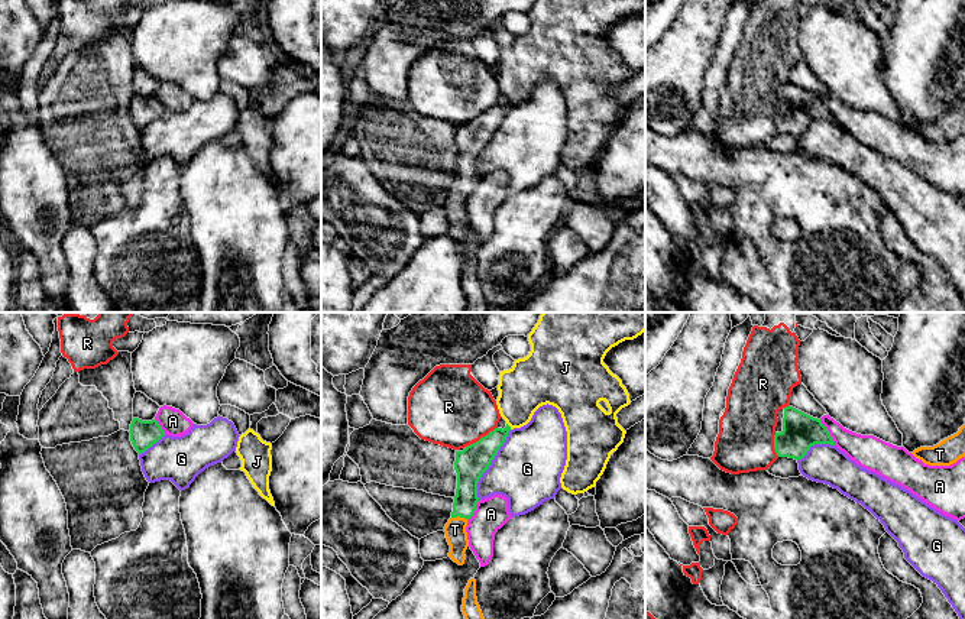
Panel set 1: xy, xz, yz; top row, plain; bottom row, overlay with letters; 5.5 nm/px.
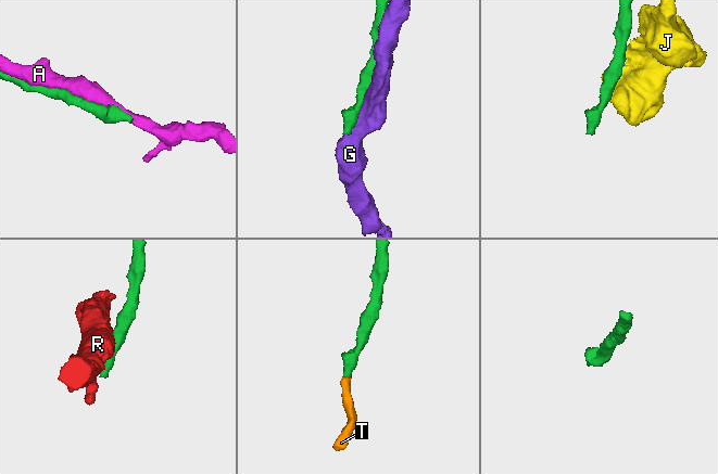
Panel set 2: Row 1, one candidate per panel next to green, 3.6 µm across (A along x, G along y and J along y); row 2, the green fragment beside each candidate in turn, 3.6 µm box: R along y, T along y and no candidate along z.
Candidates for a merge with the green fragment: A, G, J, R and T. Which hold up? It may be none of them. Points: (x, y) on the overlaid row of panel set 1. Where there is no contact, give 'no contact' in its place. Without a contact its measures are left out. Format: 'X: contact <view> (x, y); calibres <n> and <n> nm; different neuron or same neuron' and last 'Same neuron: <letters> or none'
A: contact yz (828, 433); calibres 200 and 180 nm; different neuron
G: contact xz (489, 464); calibres 170 and 380 nm; different neuron
J: contact xz (508, 425); calibres 160 and 280 nm; different neuron
R: contact xz (482, 437); calibres 170 and 420 nm; different neuron
T: contact xz (460, 517); calibres 130 and 120 nm; same neuron
Same neuron: T

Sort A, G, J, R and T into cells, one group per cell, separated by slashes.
A / G / J / R / T

